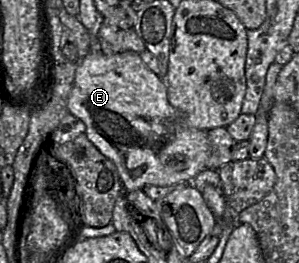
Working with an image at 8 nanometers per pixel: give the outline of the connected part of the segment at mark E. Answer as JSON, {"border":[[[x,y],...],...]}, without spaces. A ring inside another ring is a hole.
{"border":[[[97,47],[88,52],[80,61],[67,101],[68,112],[81,119],[86,125],[85,134],[96,148],[109,160],[111,160],[123,182],[126,191],[142,190],[146,185],[166,186],[177,183],[188,183],[201,171],[207,168],[207,162],[211,154],[211,144],[205,130],[188,126],[180,112],[169,103],[167,96],[167,85],[160,76],[151,71],[142,61],[140,54],[134,51],[125,51],[115,54],[105,54]]]}

